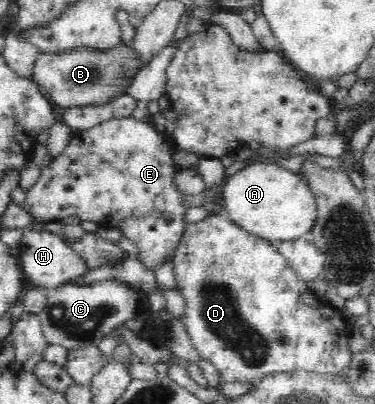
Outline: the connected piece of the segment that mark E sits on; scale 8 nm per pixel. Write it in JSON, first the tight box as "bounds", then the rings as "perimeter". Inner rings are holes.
{"bounds":[22,117,191,272],"perimeter":[[[134,117],[123,118],[123,119],[110,119],[102,121],[97,126],[93,126],[88,130],[83,131],[74,131],[70,142],[64,146],[62,154],[58,156],[53,156],[50,158],[48,164],[40,166],[40,176],[36,180],[34,186],[30,186],[26,190],[26,198],[22,202],[22,208],[40,223],[52,222],[54,220],[61,220],[70,216],[75,216],[81,219],[82,221],[86,220],[89,222],[106,224],[113,229],[116,229],[116,239],[126,238],[132,242],[132,246],[138,246],[138,258],[140,262],[144,265],[144,269],[148,272],[158,272],[162,264],[166,264],[170,260],[170,254],[175,252],[178,248],[179,242],[186,231],[186,212],[190,210],[191,205],[189,204],[189,196],[186,192],[183,192],[177,186],[176,181],[174,181],[174,160],[172,160],[172,148],[170,148],[170,140],[166,138],[166,134],[162,136],[160,132],[156,132],[150,124],[146,122],[141,122],[140,120],[134,119]]]}

